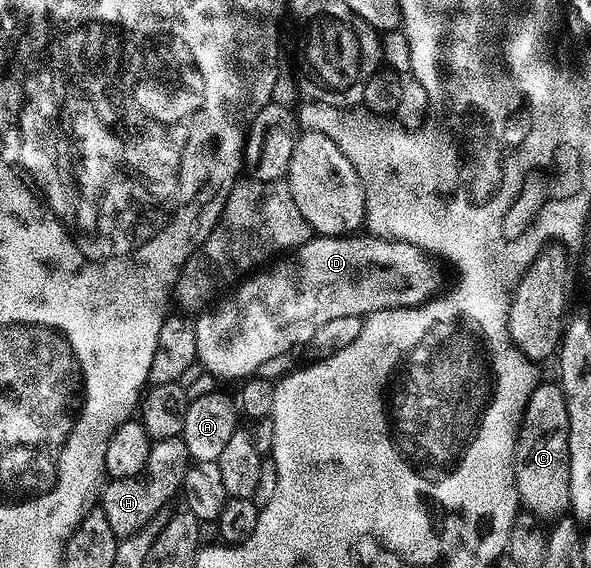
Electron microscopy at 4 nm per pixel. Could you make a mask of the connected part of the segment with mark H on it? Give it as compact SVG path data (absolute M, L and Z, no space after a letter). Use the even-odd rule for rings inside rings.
M182 438L155 439L150 445L146 468L135 479L110 479L103 486L100 505L117 539L124 539L143 529L156 515L157 510L167 506L171 502L169 499L181 492L184 473L189 469L191 462L188 445L184 445Z

